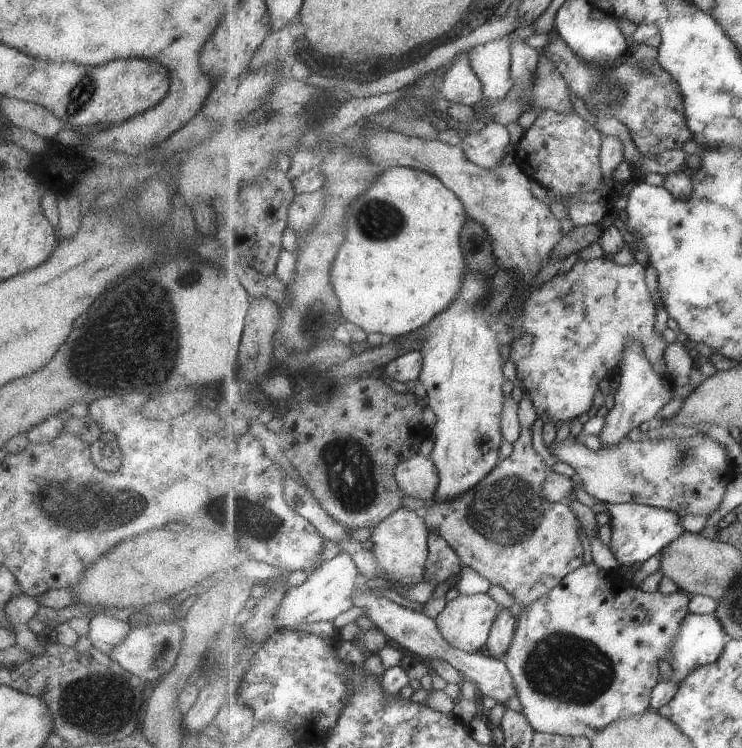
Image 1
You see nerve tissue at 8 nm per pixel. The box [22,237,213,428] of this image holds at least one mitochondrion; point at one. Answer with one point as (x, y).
(147, 340)

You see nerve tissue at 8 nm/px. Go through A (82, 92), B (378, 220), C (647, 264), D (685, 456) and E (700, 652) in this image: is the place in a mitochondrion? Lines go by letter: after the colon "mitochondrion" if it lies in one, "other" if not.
A: mitochondrion
B: mitochondrion
C: other
D: mitochondrion
E: other

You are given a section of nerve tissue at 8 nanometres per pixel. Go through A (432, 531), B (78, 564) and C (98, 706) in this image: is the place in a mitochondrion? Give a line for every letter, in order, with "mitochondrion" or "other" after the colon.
A: other
B: other
C: mitochondrion

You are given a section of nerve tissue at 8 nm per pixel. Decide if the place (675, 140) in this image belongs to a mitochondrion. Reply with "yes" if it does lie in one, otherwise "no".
no

